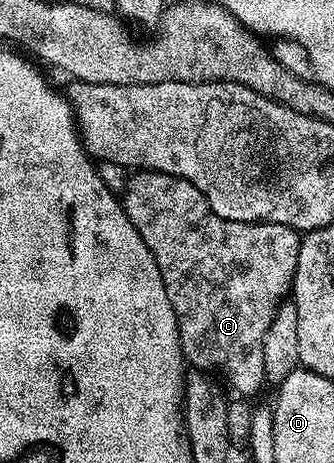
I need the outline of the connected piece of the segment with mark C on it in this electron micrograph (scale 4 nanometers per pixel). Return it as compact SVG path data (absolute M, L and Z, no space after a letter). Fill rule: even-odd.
M135 171L127 179L120 199L132 226L136 226L140 238L144 238L144 246L148 246L152 258L156 258L164 290L168 290L168 302L172 302L176 314L183 361L191 369L217 374L231 393L254 398L262 384L267 383L264 334L268 334L279 304L291 295L294 287L296 258L302 245L300 233L279 224L222 220L192 182L159 172Z

